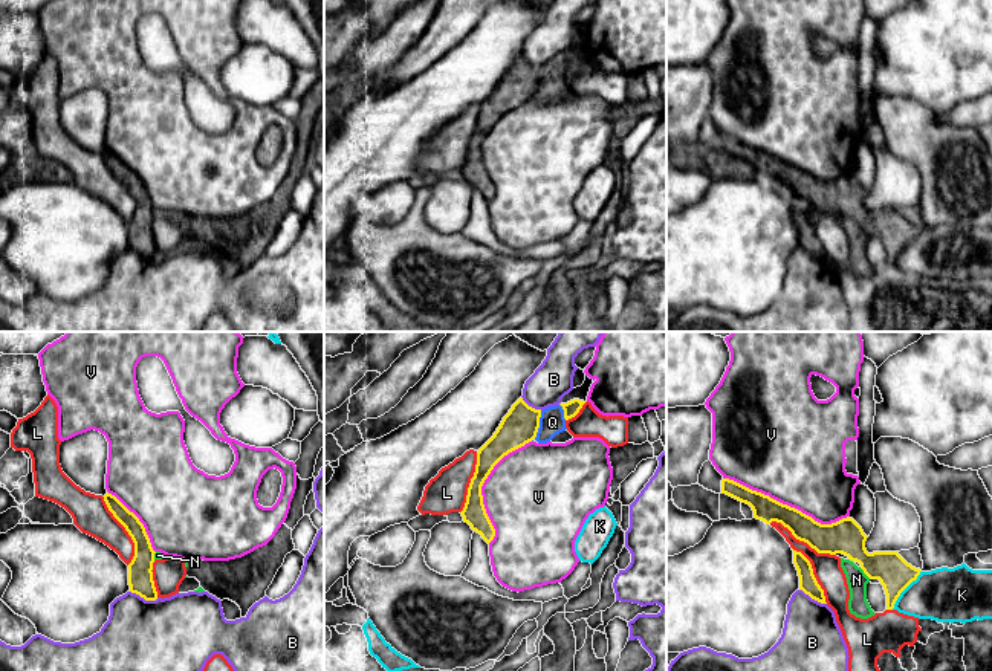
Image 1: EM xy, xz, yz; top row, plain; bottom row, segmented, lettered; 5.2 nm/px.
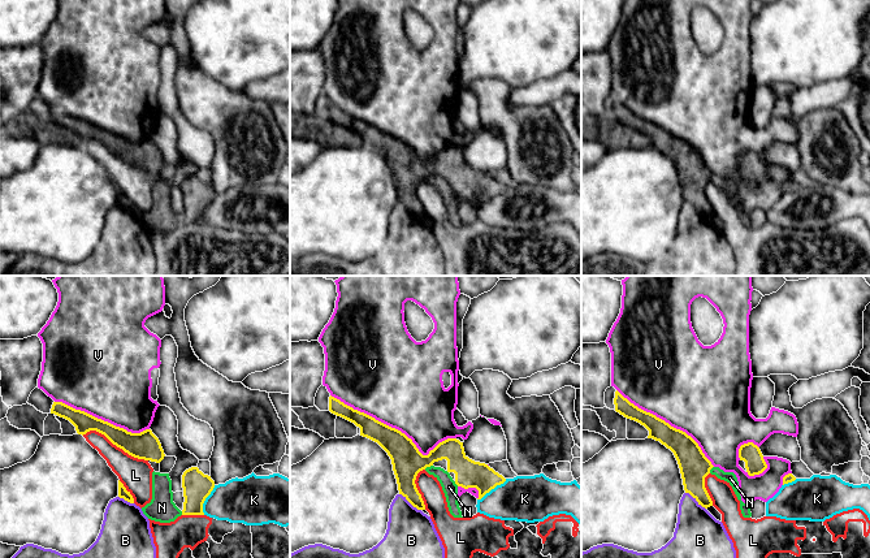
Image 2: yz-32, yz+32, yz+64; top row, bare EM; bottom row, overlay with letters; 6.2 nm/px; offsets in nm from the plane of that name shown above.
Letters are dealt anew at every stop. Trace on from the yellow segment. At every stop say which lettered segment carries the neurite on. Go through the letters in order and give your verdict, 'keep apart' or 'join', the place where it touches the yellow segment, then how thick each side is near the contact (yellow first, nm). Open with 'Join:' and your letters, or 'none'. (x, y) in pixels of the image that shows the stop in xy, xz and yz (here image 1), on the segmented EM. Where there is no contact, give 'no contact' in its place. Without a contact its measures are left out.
Join: none
B: keep apart; meets yellow in xy at (144, 598); 130 nm thick on the yellow side, 400 nm on the other
K: keep apart; meets yellow in yz at (904, 589); 180 nm thick on the yellow side, 280 nm on the other
L: keep apart; meets yellow in xy at (126, 529); 130 nm thick on the yellow side, 190 nm on the other
N: keep apart; meets yellow in yz at (865, 573); 180 nm thick on the yellow side, 110 nm on the other
Q: keep apart; meets yellow in xz at (538, 427); 190 nm thick on the yellow side, 140 nm on the other
V: keep apart; meets yellow in yz at (786, 505); 140 nm thick on the yellow side, 500 nm on the other

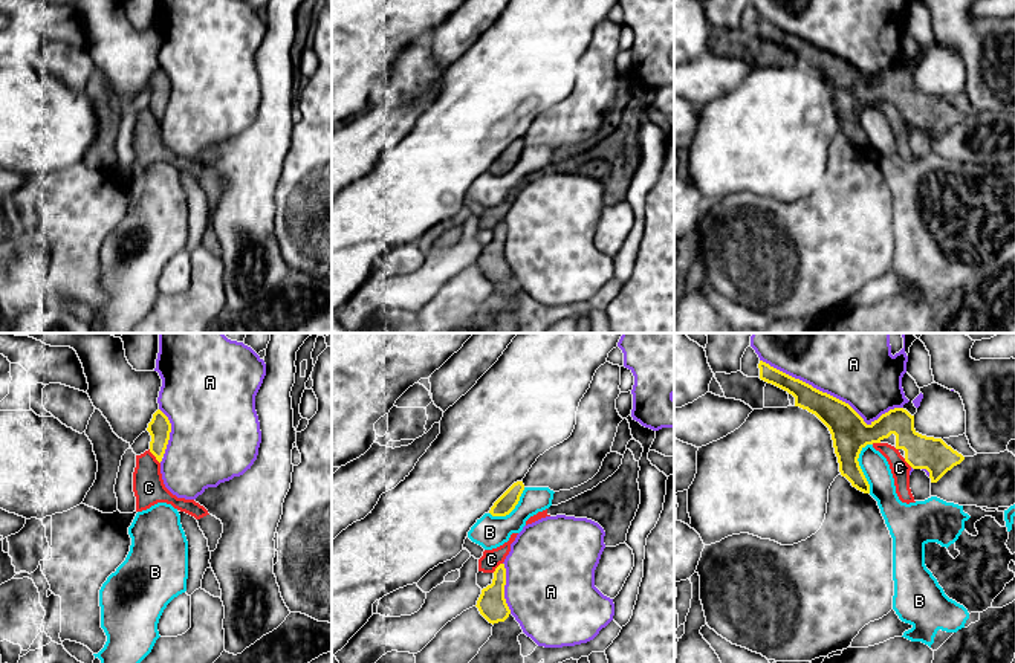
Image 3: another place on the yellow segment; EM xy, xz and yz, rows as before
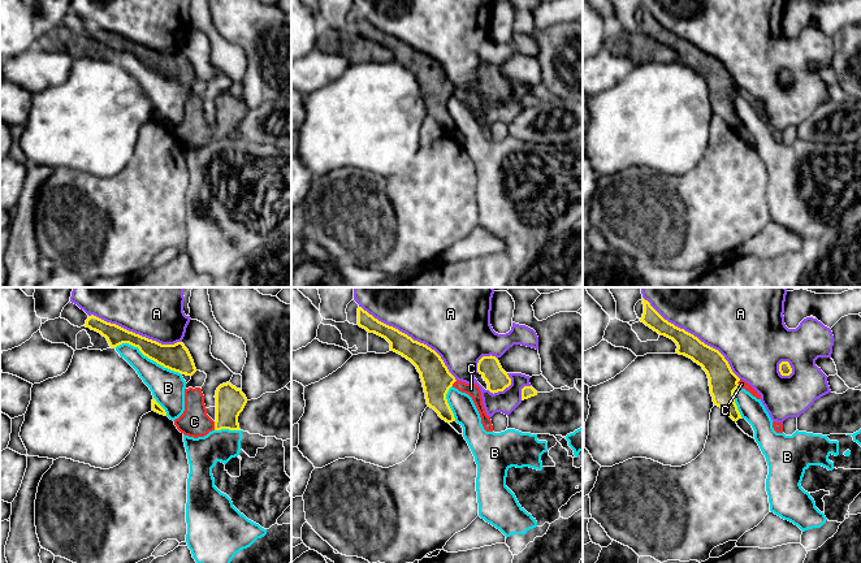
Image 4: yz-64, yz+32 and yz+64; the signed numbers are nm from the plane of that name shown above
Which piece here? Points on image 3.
Join: none
A: keep apart; meets yellow in yz at (832, 396); 190 nm thick on the yellow side, 480 nm on the other
B: keep apart; meets yellow in yz at (859, 468); 190 nm thick on the yellow side, 140 nm on the other
C: keep apart; meets yellow in xy at (155, 456); 120 nm thick on the yellow side, 170 nm on the other

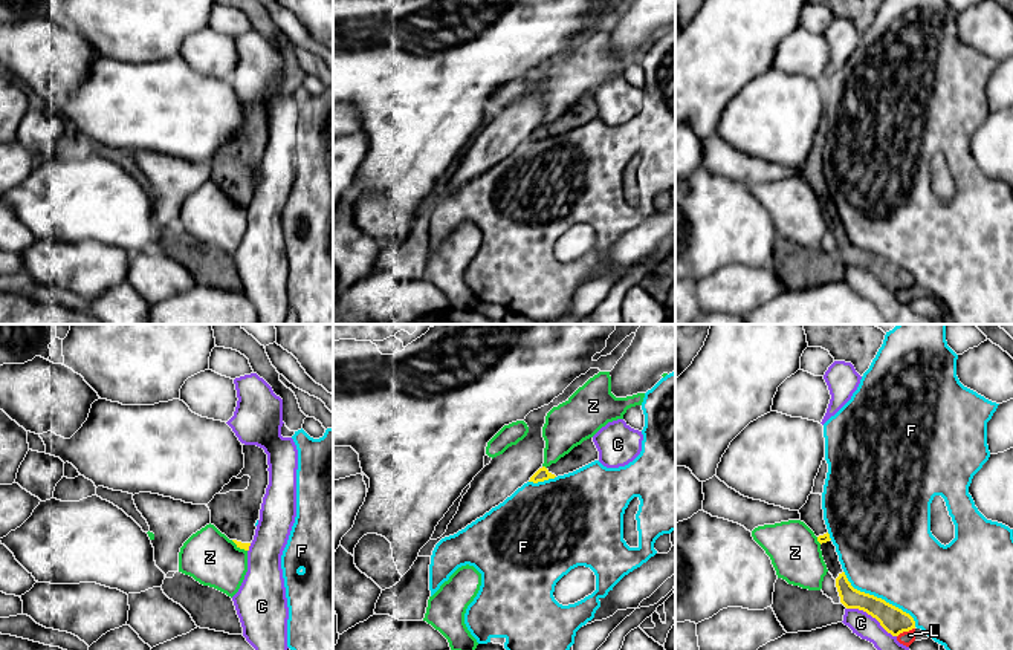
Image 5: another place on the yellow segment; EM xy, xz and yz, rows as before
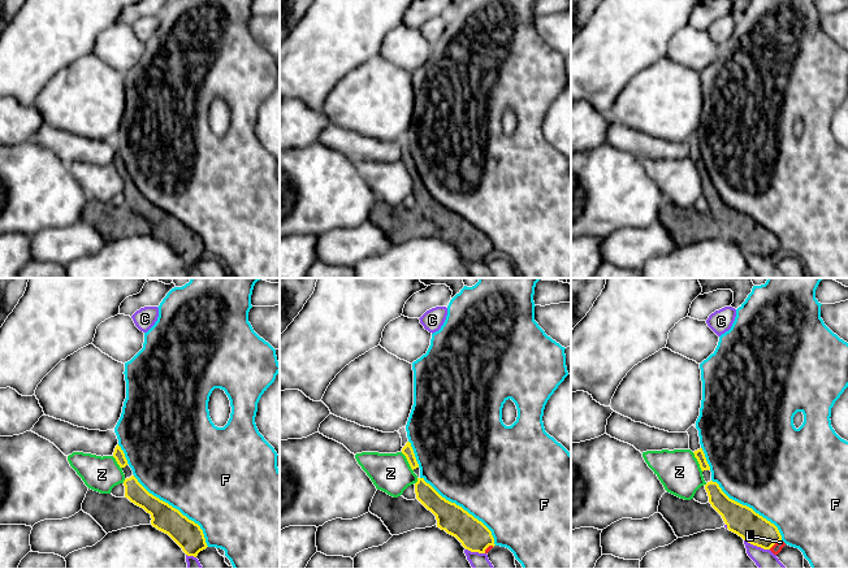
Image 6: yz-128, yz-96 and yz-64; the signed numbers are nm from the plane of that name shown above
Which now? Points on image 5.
Join: none
C: keep apart; meets yellow in yz at (871, 615); 140 nm thick on the yellow side, 120 nm on the other
F: keep apart; meets yellow in yz at (879, 598); 140 nm thick on the yellow side, 480 nm on the other
L: keep apart; meets yellow in yz at (905, 630); 140 nm thick on the yellow side, 80 nm on the other
Z: keep apart; meets yellow in xz at (544, 467); 70 nm thick on the yellow side, 240 nm on the other

